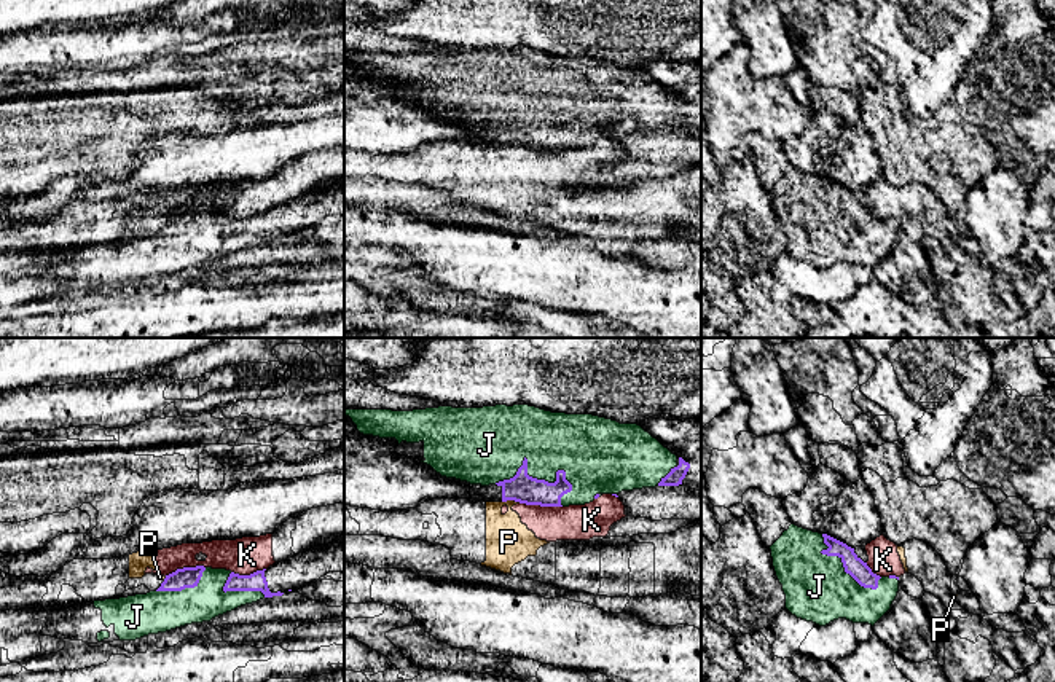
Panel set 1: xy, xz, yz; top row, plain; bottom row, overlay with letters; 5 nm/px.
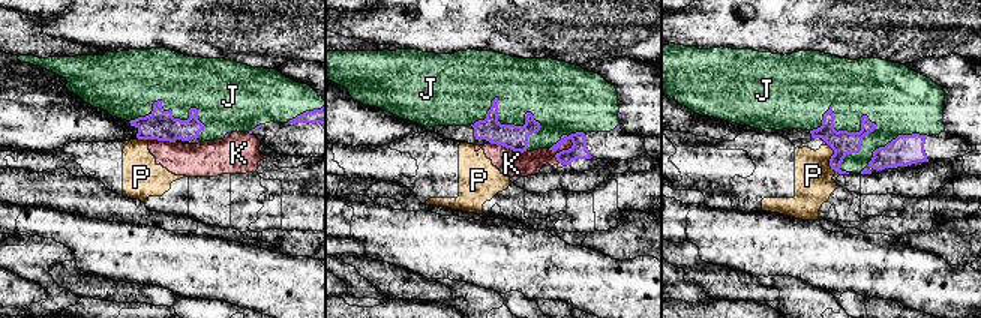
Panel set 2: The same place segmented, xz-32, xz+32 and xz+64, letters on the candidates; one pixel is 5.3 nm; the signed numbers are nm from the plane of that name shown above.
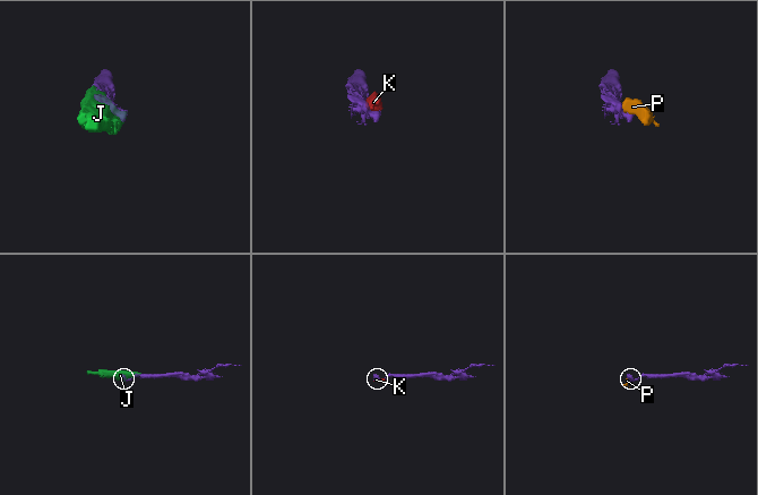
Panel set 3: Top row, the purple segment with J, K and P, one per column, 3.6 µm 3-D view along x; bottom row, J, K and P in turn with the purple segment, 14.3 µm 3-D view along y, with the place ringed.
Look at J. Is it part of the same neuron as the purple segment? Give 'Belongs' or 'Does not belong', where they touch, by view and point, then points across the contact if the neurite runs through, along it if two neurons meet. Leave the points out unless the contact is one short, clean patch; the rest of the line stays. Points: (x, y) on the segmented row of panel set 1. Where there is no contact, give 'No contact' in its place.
Belongs. Touches purple at xz (534, 478)

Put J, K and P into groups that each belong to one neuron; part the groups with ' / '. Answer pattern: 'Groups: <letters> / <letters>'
Groups: J / K P

